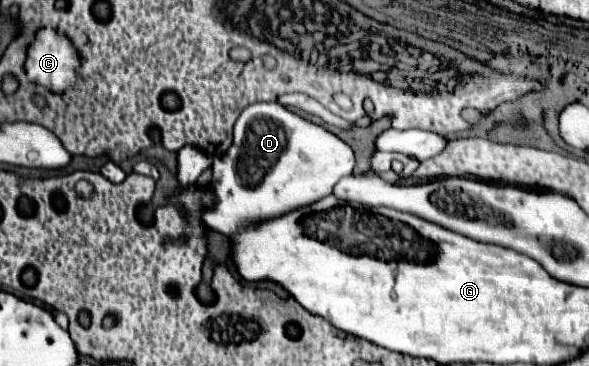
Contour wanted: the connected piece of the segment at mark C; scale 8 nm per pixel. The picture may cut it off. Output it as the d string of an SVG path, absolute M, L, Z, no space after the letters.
M51 28L37 32L25 62L25 70L33 82L61 94L73 88L77 68L79 56L63 34Z

